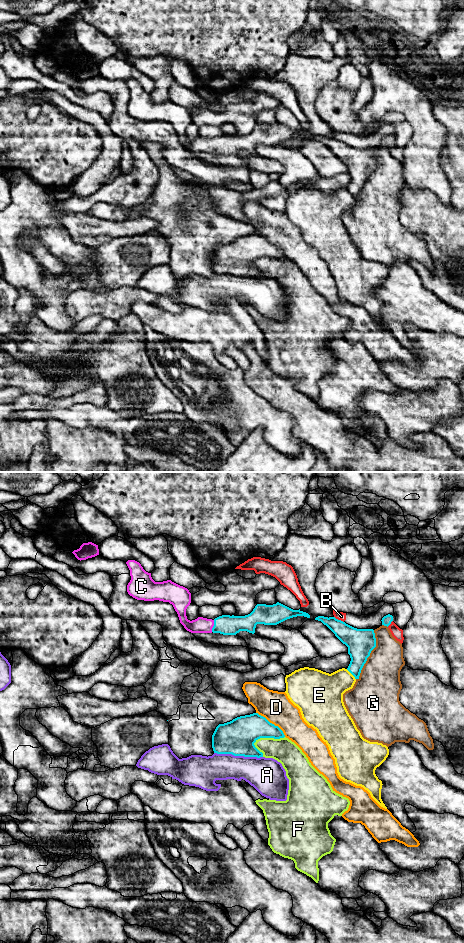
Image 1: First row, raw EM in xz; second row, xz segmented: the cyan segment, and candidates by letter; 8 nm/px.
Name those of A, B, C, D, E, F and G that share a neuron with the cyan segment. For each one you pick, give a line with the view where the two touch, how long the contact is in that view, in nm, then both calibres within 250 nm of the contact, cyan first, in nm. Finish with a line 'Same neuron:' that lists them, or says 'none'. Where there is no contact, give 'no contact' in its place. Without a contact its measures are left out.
C: contact in xz; length 100 nm; calibres 160 and 130 nm
Same neuron: C

